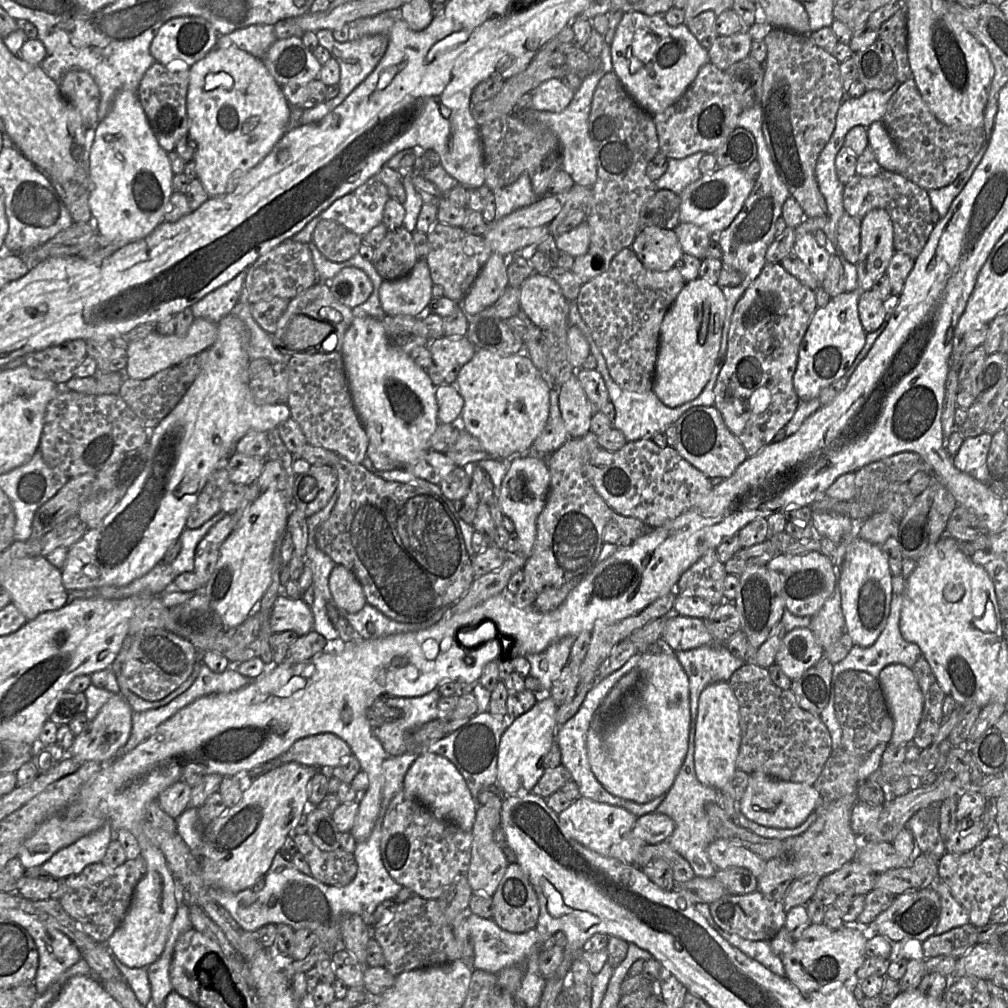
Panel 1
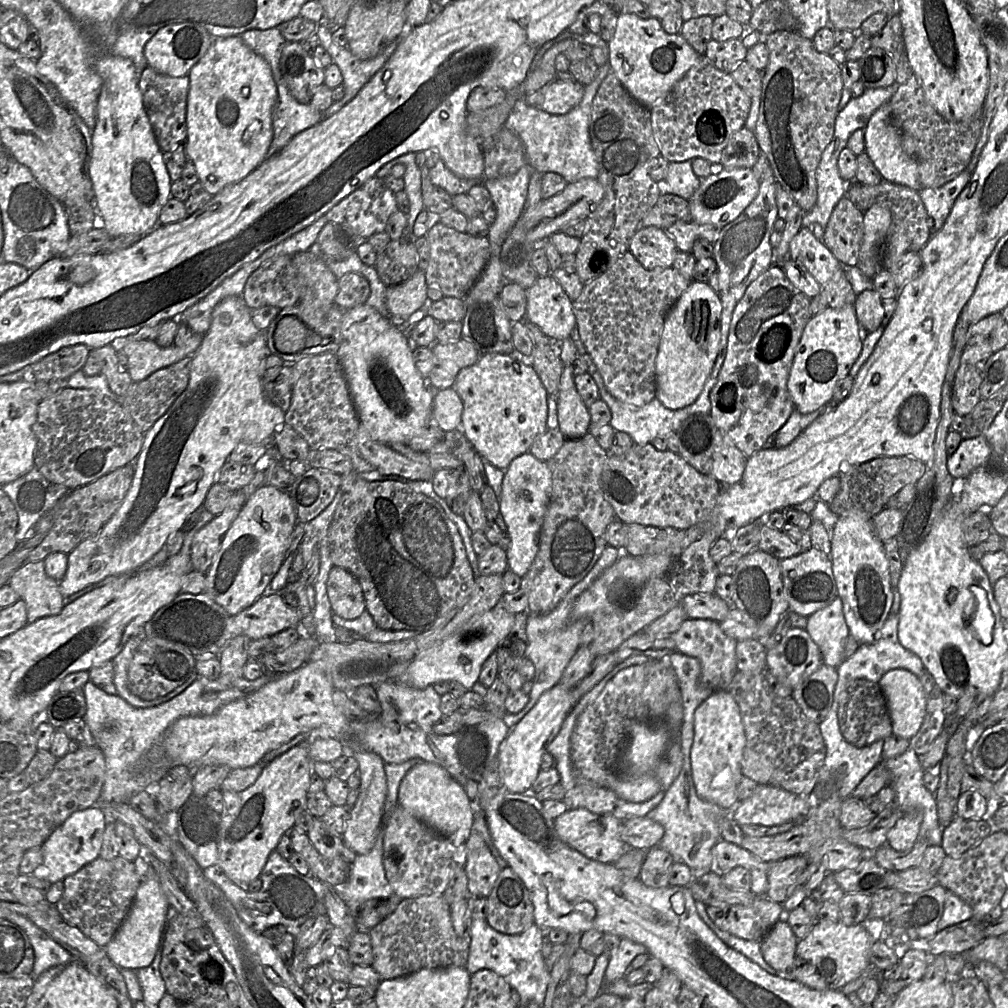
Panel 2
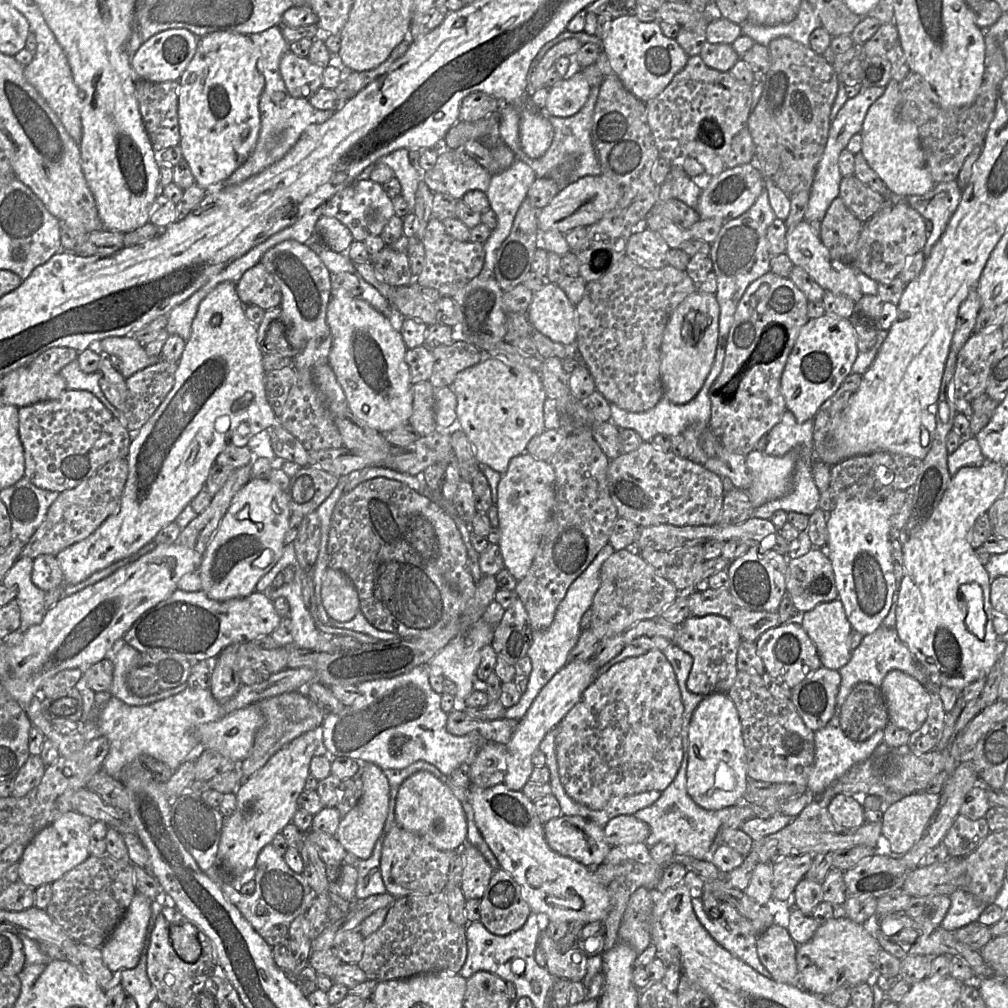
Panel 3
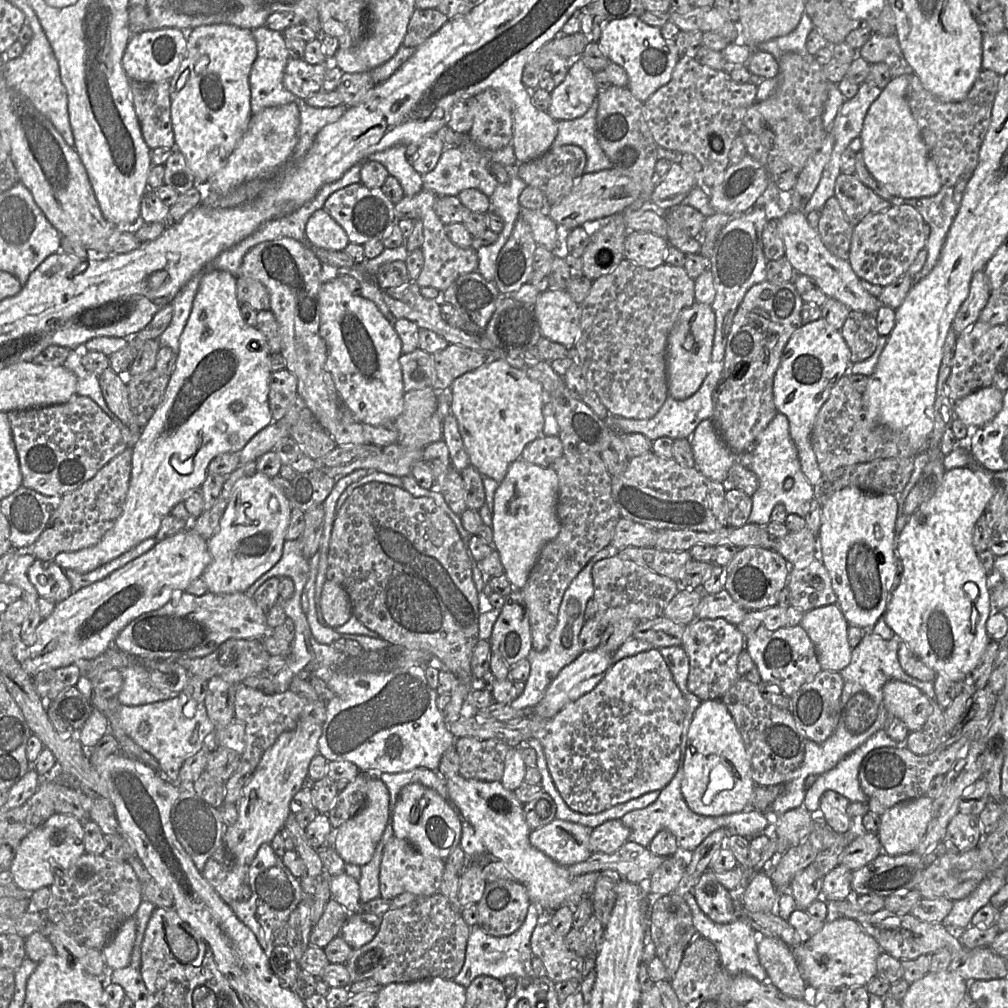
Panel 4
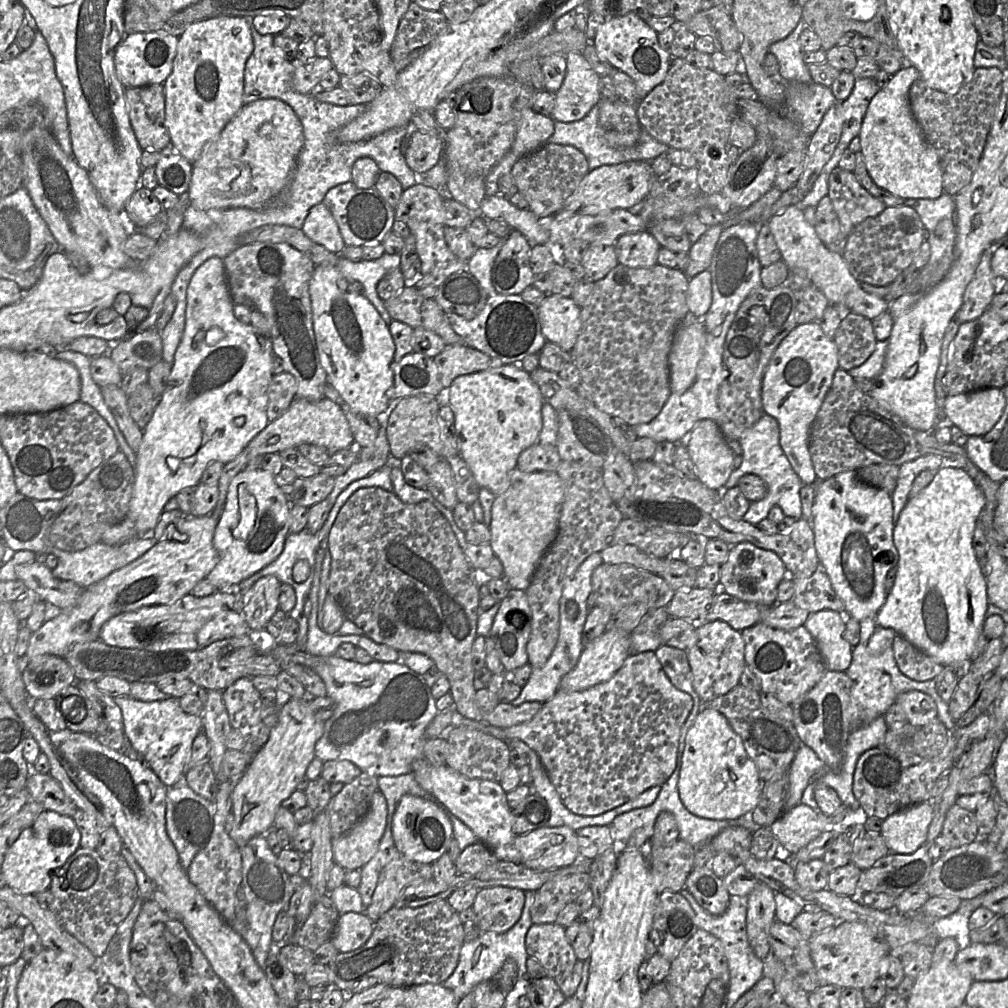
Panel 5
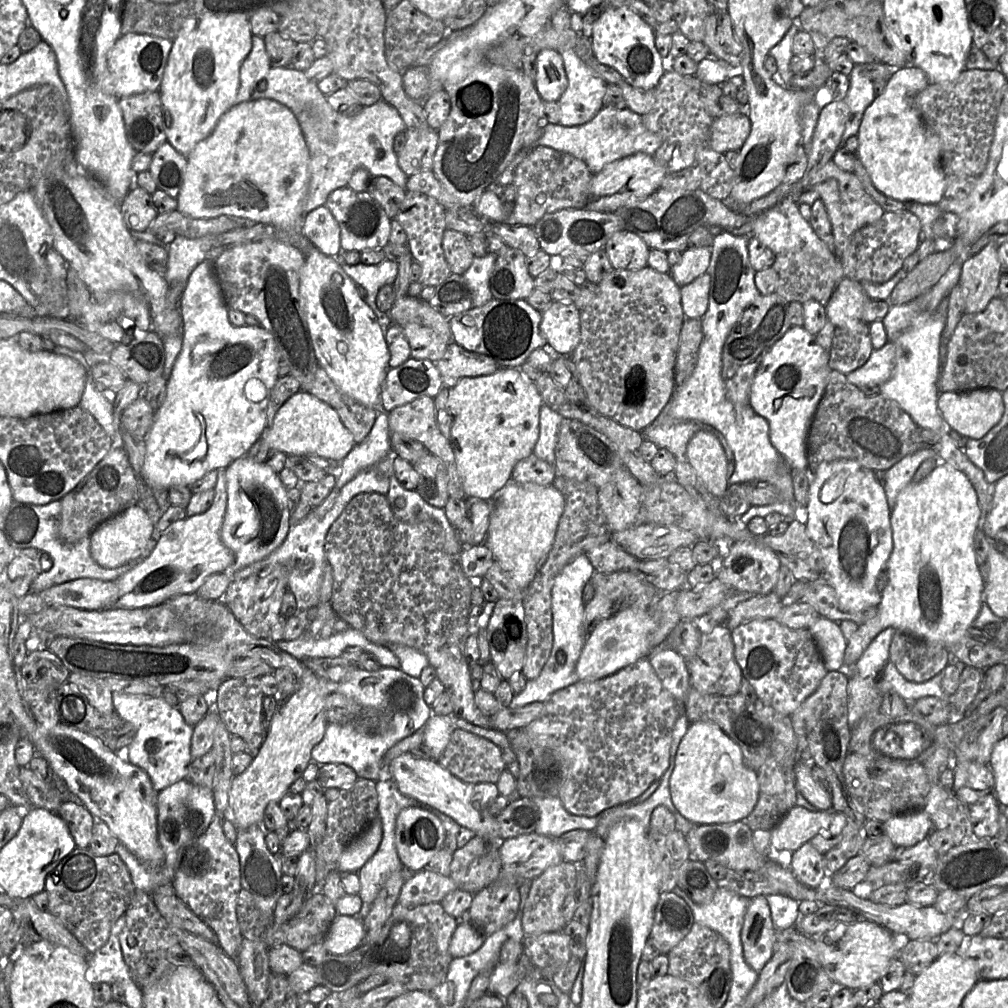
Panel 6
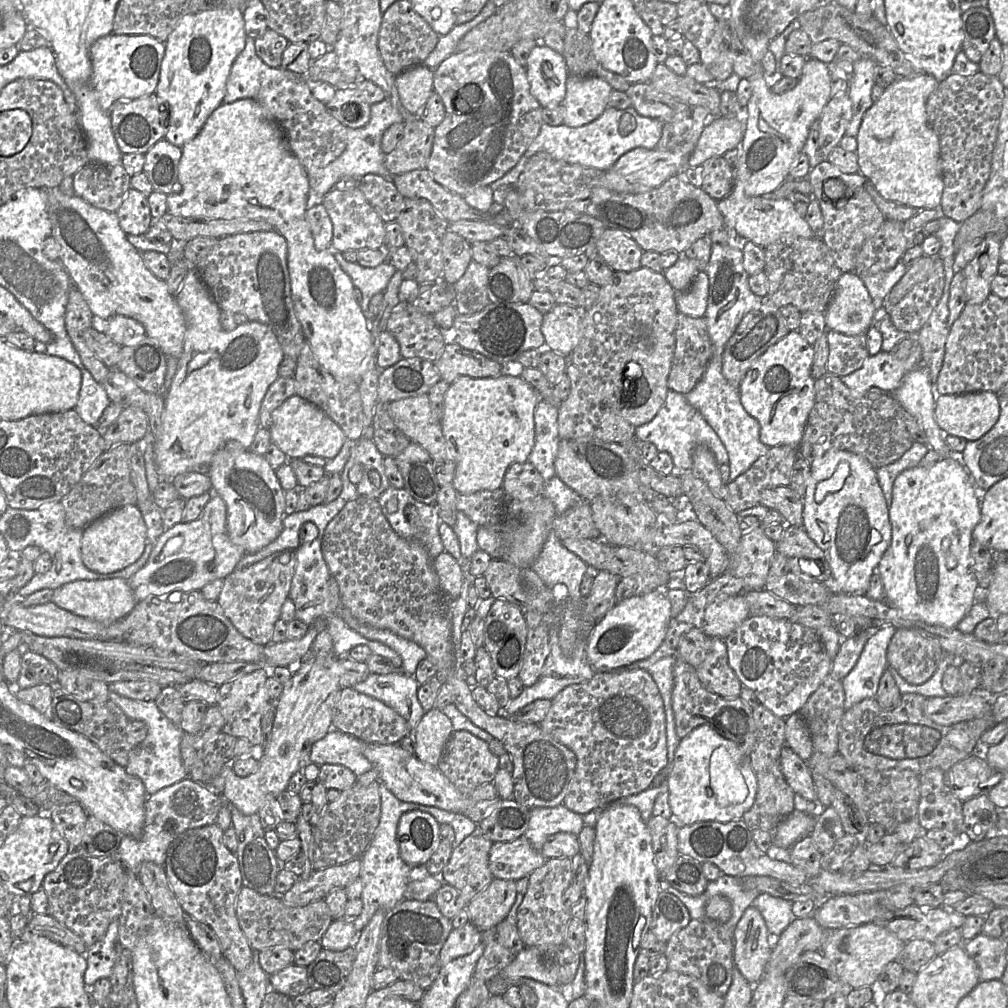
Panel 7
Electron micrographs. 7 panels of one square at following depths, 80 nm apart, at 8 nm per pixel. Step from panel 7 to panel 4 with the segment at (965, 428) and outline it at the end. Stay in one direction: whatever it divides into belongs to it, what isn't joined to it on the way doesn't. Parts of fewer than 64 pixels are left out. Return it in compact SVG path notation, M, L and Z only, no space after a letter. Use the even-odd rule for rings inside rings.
M987 386L985 388L978 389L967 396L956 400L953 403L953 410L955 417L959 418L967 427L971 428L970 433L975 428L979 428L987 424L989 421L991 421L1001 410L1003 405L1003 392L1000 391L995 386Z

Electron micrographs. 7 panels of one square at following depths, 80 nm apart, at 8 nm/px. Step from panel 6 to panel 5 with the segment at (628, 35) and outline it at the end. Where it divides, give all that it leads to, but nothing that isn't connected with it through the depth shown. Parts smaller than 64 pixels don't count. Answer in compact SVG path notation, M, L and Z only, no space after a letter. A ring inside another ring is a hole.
M634 13L607 19L599 26L593 45L601 58L632 78L639 102L663 82L671 66L672 56L660 47L658 33Z

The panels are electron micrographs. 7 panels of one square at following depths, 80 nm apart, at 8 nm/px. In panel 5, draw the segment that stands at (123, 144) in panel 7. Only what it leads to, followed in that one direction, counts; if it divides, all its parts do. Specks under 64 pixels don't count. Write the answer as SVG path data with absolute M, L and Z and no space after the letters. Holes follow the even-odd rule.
M163 84L126 88L125 99L131 126L142 150L161 151L171 143L165 125Z

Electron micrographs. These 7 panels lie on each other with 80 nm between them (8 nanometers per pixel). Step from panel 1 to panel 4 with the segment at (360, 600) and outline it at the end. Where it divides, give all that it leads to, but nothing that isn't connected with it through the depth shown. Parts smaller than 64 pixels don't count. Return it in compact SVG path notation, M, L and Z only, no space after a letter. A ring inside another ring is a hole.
M329 580L322 589L321 609L326 624L331 628L344 625L353 615L346 591Z

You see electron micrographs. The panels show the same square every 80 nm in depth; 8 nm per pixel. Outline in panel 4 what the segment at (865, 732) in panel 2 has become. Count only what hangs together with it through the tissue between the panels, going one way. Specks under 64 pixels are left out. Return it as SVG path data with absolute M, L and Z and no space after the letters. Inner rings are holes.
M866 692L855 693L847 701L842 712L845 727L853 734L867 730L876 720L878 706Z

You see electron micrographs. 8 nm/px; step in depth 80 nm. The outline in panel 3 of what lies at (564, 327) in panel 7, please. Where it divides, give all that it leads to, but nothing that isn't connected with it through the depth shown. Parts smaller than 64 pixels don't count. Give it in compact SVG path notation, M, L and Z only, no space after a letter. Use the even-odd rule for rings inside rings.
M547 282L540 291L534 292L526 315L534 329L553 342L569 346L577 340L575 307L558 284Z

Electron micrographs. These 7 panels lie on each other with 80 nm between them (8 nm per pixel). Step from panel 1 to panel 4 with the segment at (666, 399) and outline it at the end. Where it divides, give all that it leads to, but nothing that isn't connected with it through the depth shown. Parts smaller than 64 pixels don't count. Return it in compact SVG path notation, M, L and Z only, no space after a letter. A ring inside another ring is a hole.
M694 302L678 315L666 346L668 393L676 400L692 396L703 383L711 358L715 334L715 313L711 305Z

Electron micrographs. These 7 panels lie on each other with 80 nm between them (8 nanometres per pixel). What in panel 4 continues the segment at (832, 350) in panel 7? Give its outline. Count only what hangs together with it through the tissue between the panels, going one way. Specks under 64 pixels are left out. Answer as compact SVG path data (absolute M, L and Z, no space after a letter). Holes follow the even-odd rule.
M852 310L840 332L850 349L850 363L870 357L876 349L880 336L874 314Z

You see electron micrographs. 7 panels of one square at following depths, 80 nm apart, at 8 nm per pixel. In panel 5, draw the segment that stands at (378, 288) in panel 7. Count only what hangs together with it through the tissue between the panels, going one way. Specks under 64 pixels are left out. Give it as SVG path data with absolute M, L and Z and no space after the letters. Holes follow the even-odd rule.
M384 253L378 259L358 262L340 256L335 265L348 280L358 281L362 284L363 296L373 304L387 325L391 324L392 318L385 308L384 301L377 294L377 284L386 273L399 268L400 261L400 254Z

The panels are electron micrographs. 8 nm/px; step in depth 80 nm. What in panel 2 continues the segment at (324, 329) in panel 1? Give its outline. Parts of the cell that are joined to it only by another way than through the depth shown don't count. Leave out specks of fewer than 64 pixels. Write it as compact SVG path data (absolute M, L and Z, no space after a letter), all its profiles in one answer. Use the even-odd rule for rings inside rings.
M285 316L279 321L273 340L277 350L285 354L293 354L319 345L322 337L310 330L298 318Z

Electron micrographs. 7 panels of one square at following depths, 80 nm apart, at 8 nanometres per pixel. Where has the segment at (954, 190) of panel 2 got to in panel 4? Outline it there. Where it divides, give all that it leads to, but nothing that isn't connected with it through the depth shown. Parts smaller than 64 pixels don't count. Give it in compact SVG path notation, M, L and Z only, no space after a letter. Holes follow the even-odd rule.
M942 186L936 195L930 197L895 197L891 204L913 206L930 226L930 234L926 243L927 258L922 269L913 276L914 284L927 276L940 258L948 231L958 210L958 206L954 201L954 187Z

